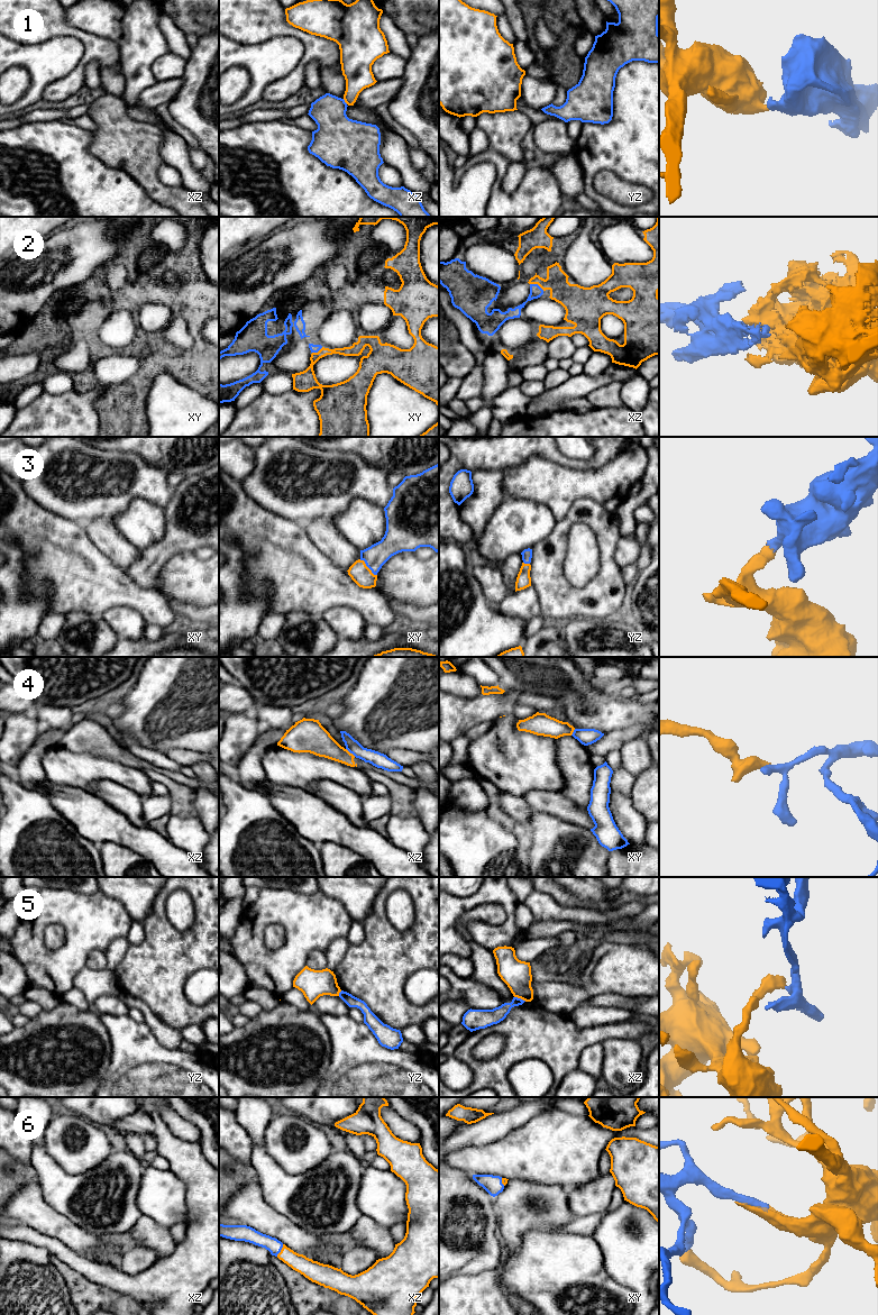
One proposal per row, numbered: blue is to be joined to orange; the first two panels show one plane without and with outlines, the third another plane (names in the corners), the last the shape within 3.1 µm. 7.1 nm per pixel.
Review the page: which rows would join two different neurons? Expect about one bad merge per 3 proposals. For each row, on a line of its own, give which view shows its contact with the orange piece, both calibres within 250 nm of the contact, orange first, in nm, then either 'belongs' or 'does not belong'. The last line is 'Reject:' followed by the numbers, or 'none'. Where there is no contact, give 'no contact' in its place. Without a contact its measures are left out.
1: meets orange in xz; 200 nm thick on the orange side, 300 nm on the other; does not belong
2: meets orange in xz; 180 nm thick on the orange side, 90 nm on the other; belongs
3: meets orange in xy; 150 nm thick on the orange side, 160 nm on the other; belongs
4: meets orange in xz; 200 nm thick on the orange side, 110 nm on the other; does not belong
5: meets orange in xz; 200 nm thick on the orange side, 110 nm on the other; does not belong
6: meets orange in xz; 140 nm thick on the orange side, 100 nm on the other; belongs
Reject: 1, 4, 5

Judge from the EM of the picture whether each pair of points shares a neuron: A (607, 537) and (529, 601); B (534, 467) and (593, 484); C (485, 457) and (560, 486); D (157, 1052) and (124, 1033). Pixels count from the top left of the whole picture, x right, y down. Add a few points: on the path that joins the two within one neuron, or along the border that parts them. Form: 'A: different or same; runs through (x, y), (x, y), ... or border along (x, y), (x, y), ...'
A: different; border along (531, 585), (537, 594), (538, 608), (541, 613)
B: same; runs through (549, 482), (578, 483)
C: different; border along (533, 455), (515, 465), (508, 466), (502, 472)
D: same; runs through (149, 1051), (131, 1041)

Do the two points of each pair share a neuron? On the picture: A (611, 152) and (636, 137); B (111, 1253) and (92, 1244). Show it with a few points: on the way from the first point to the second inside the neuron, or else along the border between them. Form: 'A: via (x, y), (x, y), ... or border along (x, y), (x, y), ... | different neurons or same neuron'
A: via (616, 146), (627, 146), (630, 143) | same neuron
B: border along (100, 1236), (100, 1244), (83, 1254) | different neurons

